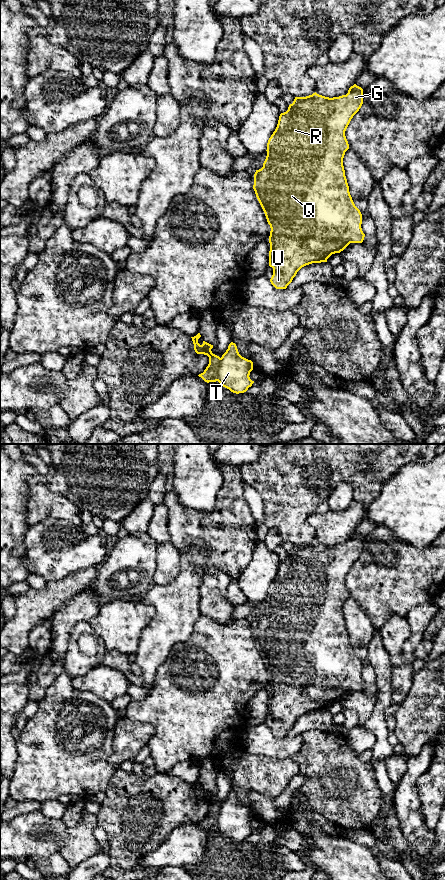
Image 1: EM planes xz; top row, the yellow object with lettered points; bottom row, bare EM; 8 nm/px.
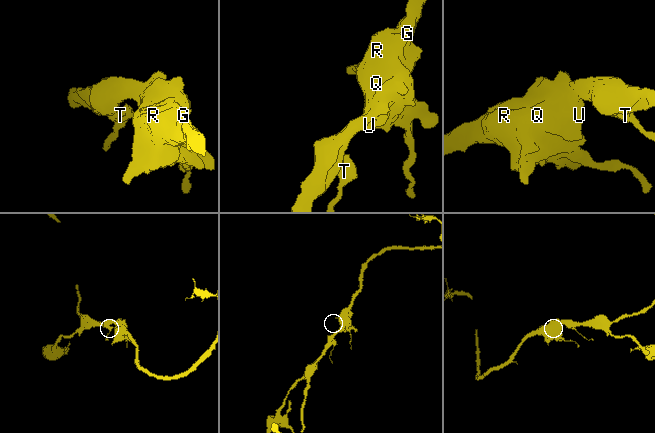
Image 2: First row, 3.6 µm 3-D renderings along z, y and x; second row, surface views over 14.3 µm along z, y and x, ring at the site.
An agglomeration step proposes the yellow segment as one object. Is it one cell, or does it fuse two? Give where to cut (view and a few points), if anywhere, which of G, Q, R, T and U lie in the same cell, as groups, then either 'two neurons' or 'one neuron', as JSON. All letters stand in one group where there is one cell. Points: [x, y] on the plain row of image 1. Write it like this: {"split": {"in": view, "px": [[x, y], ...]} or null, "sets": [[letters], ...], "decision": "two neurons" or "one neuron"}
{"split": {"in": "xz", "px": [[220, 806], [216, 828]]}, "sets": [["G", "Q", "R", "U"], ["T"]], "decision": "two neurons"}

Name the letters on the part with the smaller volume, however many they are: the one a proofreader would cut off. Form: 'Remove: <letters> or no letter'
Remove: T

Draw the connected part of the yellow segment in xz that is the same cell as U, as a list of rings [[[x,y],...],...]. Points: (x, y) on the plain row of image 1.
[[[356,532],[351,534],[346,543],[339,545],[325,545],[317,542],[316,540],[306,545],[295,545],[292,552],[289,553],[288,558],[281,561],[279,564],[278,572],[268,588],[267,591],[267,604],[263,611],[263,615],[256,618],[254,622],[254,633],[256,645],[265,661],[268,672],[271,679],[269,684],[270,699],[269,699],[269,714],[273,716],[273,723],[270,727],[271,732],[276,737],[286,737],[292,730],[297,720],[304,714],[312,711],[327,710],[327,707],[335,701],[343,699],[350,691],[362,691],[365,682],[362,679],[362,662],[360,658],[355,654],[352,645],[349,640],[349,634],[345,624],[345,618],[343,614],[343,606],[345,600],[349,597],[349,592],[345,584],[345,579],[353,566],[353,564],[359,559],[363,552],[363,537]]]

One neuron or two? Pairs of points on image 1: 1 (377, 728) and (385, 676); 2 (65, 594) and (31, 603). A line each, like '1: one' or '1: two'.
1: one
2: one

